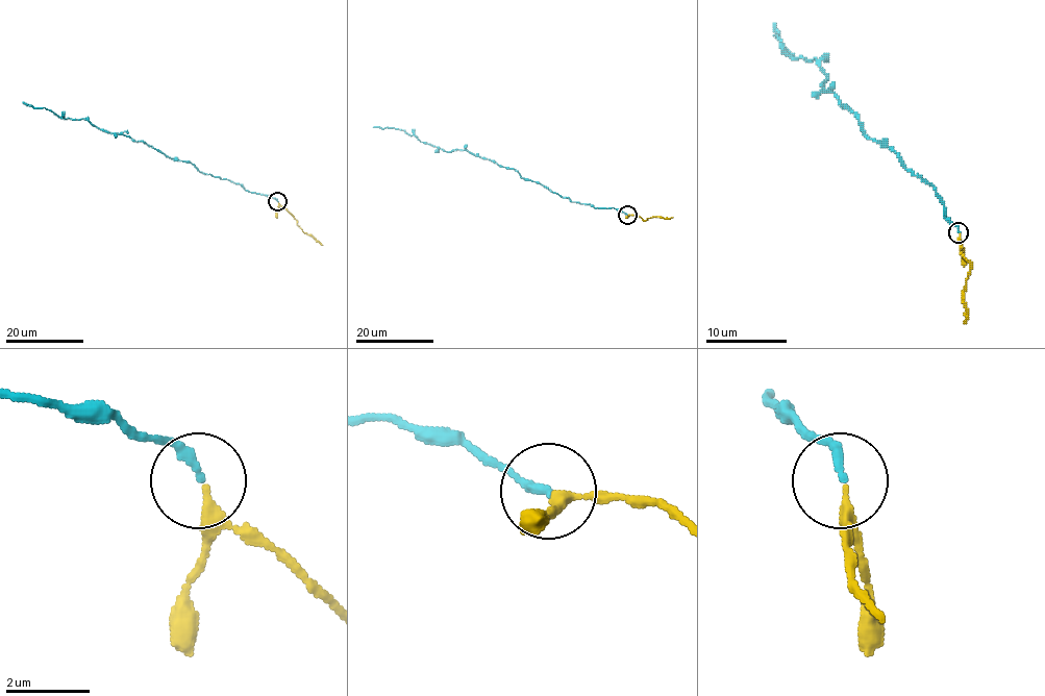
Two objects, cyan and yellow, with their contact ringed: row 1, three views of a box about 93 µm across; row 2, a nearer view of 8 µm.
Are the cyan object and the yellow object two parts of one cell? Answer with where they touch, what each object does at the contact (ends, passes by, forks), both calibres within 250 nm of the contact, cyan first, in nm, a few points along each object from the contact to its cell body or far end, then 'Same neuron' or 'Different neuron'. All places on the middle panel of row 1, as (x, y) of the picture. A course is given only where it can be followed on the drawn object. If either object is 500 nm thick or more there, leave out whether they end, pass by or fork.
Place: (627, 215). At the ring cyan ends. At the ring yellow passes by. Thickness 240 nm (cyan) against 190 nm. Course of cyan: (627, 215), (571, 201), (466, 150), (445, 151), (403, 130), (373, 127). Course of yellow: (628, 215), (638, 215), (643, 220), (673, 217). Same neuron

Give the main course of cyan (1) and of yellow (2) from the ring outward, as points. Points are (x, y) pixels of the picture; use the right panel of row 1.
1: (958, 231), (931, 185), (863, 130), (822, 85), (826, 76), (814, 57), (794, 57), (781, 45), (775, 23)
2: (960, 233), (960, 254), (970, 265), (964, 293), (964, 323)

